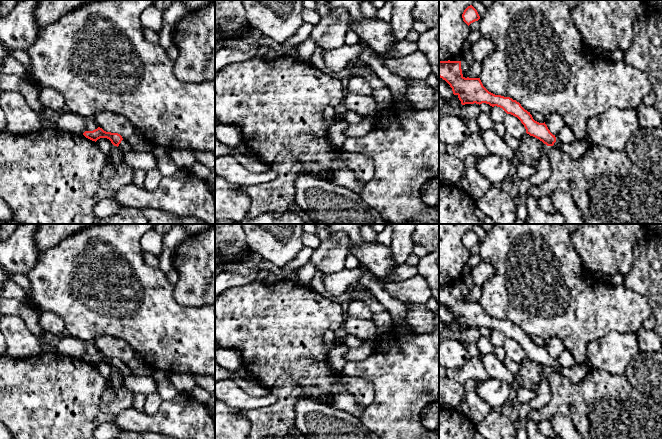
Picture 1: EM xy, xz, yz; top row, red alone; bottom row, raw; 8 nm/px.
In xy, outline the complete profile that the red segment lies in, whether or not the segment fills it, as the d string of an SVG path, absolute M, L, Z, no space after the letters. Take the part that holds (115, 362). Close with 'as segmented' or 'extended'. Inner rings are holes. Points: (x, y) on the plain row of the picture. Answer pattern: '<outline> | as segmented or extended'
M98 351L93 355L85 355L83 359L92 364L97 365L100 362L107 362L114 370L117 370L121 376L133 376L134 373L122 362L118 357L106 356L102 352Z | extended

